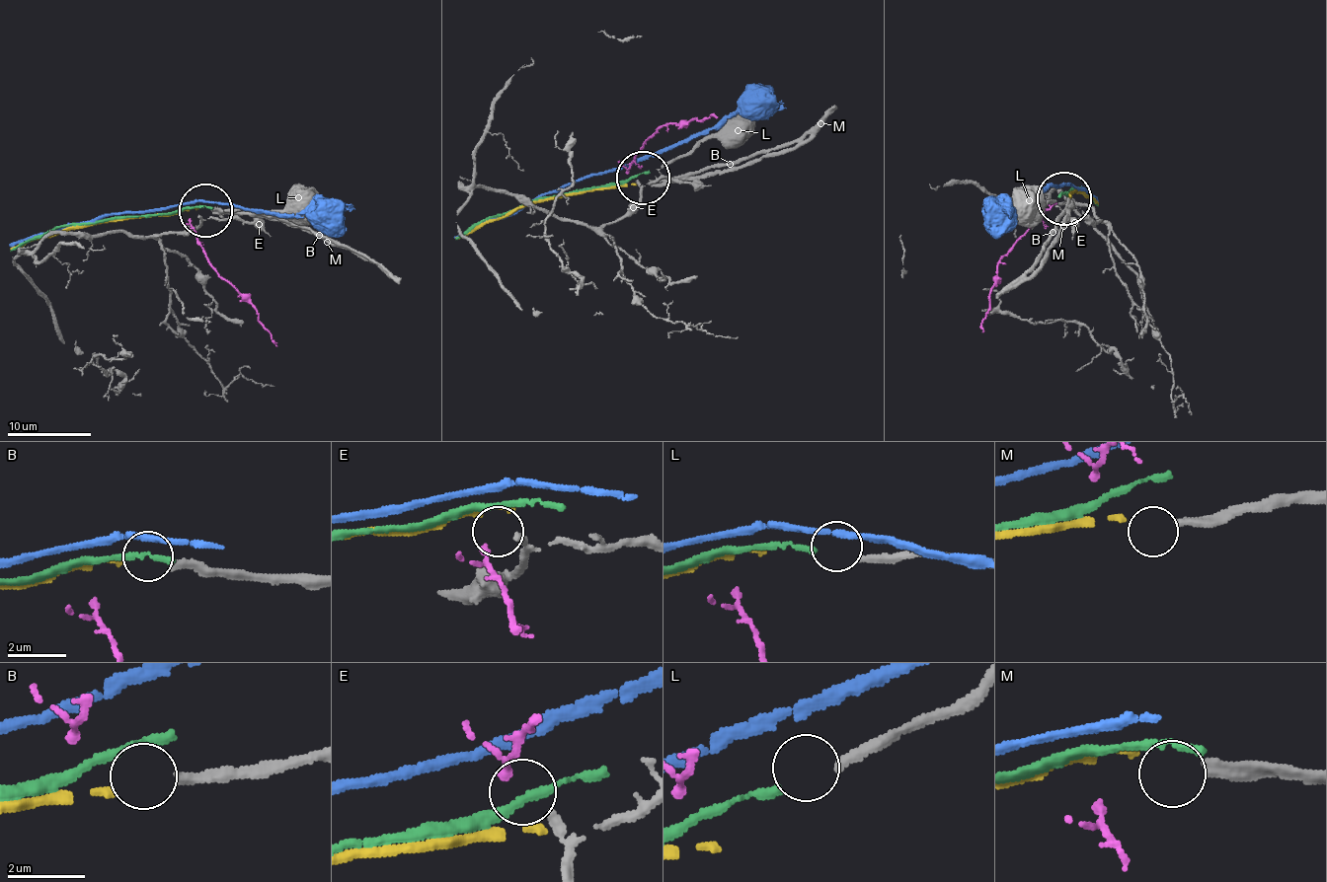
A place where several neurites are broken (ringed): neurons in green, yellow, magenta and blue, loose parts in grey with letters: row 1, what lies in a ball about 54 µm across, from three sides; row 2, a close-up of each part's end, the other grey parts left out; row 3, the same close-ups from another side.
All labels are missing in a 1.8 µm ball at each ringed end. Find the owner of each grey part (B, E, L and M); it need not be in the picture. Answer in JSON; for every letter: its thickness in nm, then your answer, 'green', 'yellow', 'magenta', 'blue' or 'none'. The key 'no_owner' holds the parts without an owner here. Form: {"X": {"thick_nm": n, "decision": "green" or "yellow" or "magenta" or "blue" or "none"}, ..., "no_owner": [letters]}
{"B": {"thick_nm": 280, "decision": "yellow"}, "E": {"thick_nm": 240, "decision": "magenta"}, "L": {"thick_nm": 280, "decision": "green"}, "M": {"thick_nm": 280, "decision": "none"}, "no_owner": ["M"]}

